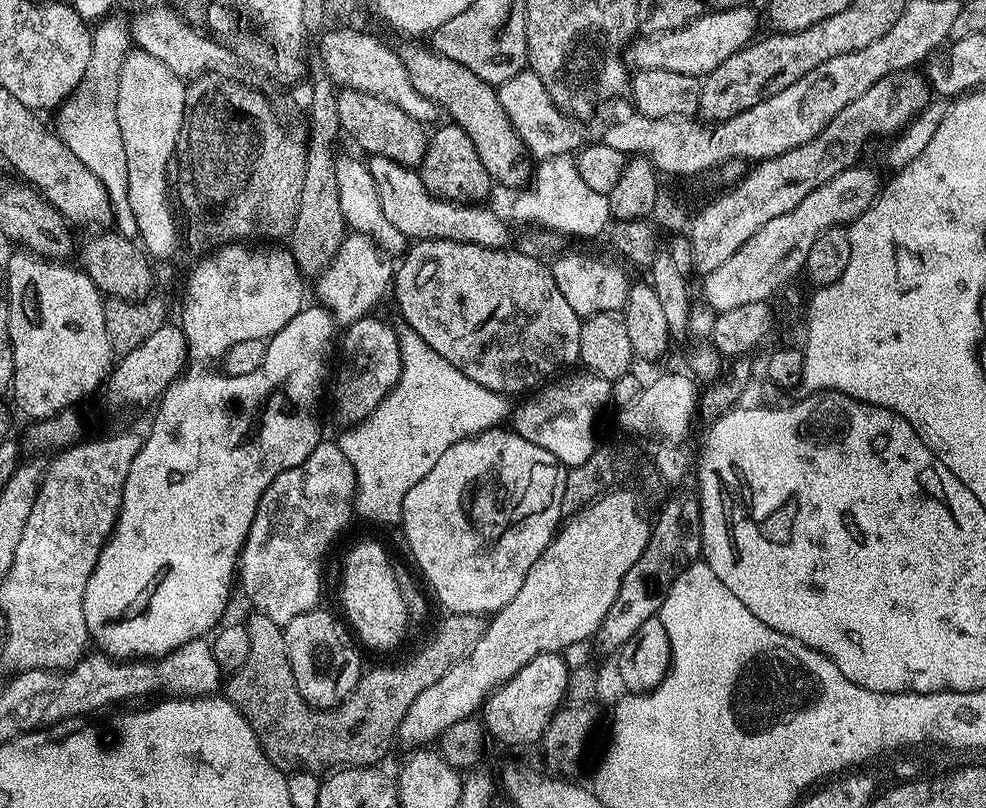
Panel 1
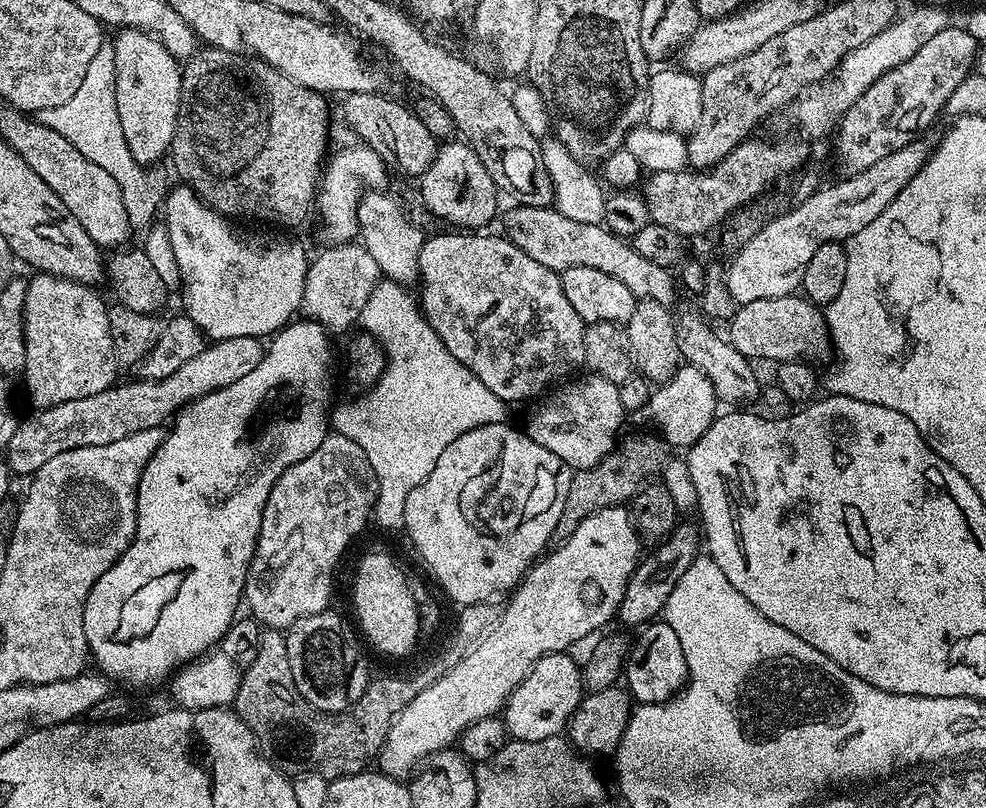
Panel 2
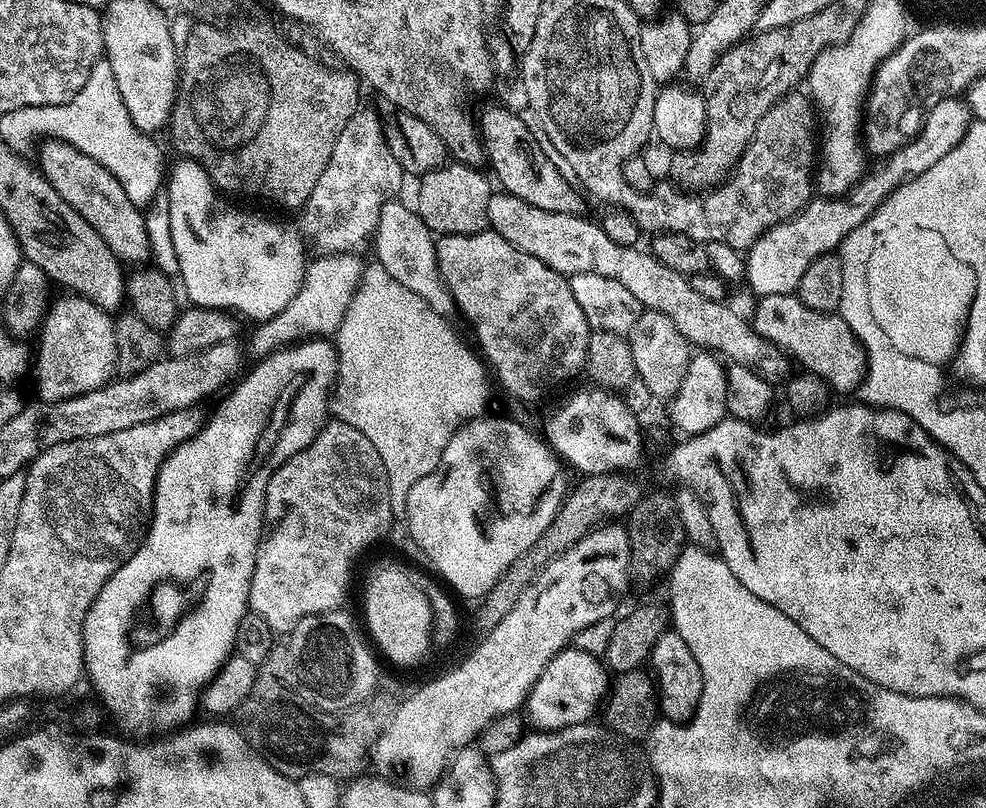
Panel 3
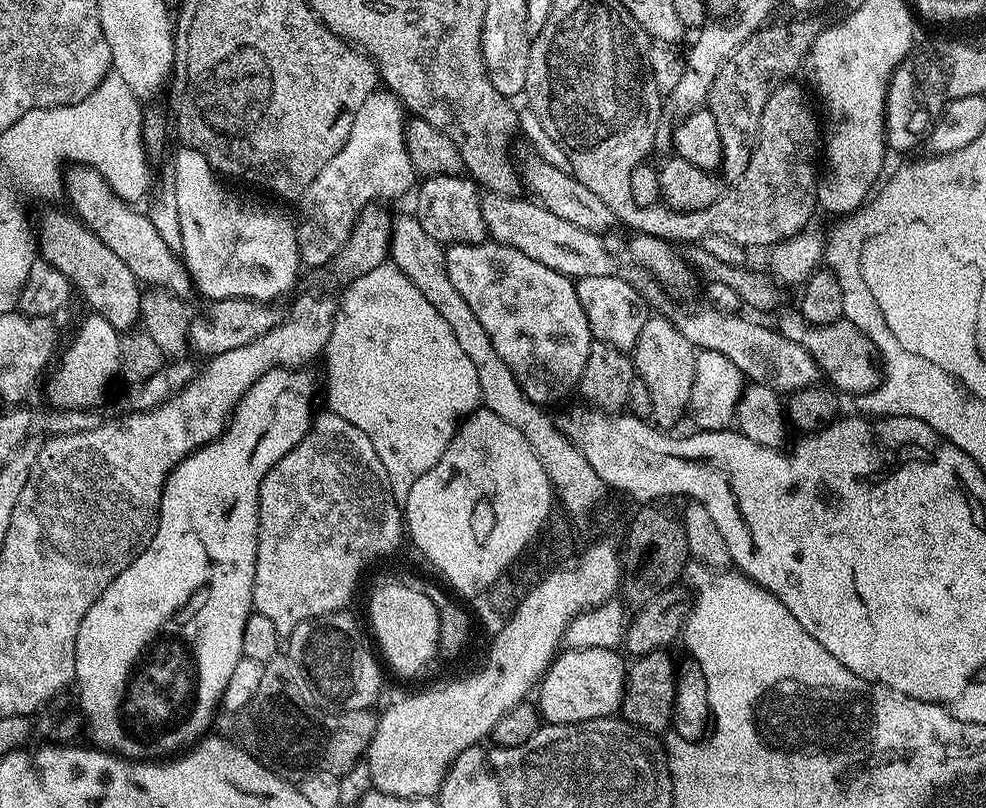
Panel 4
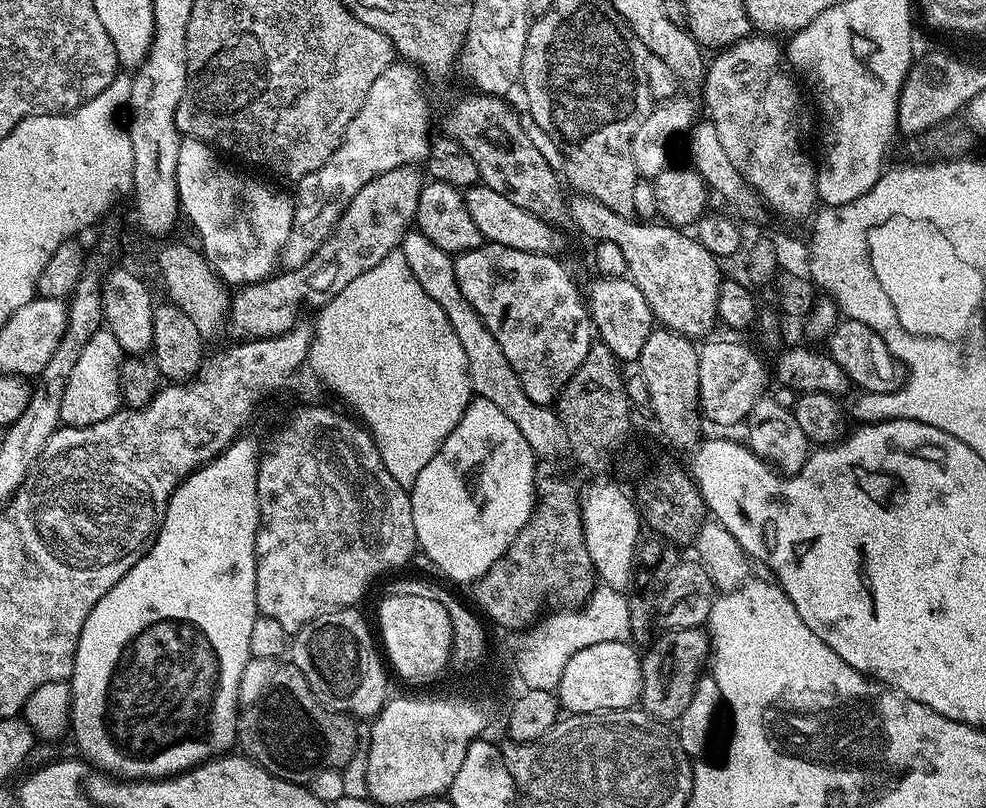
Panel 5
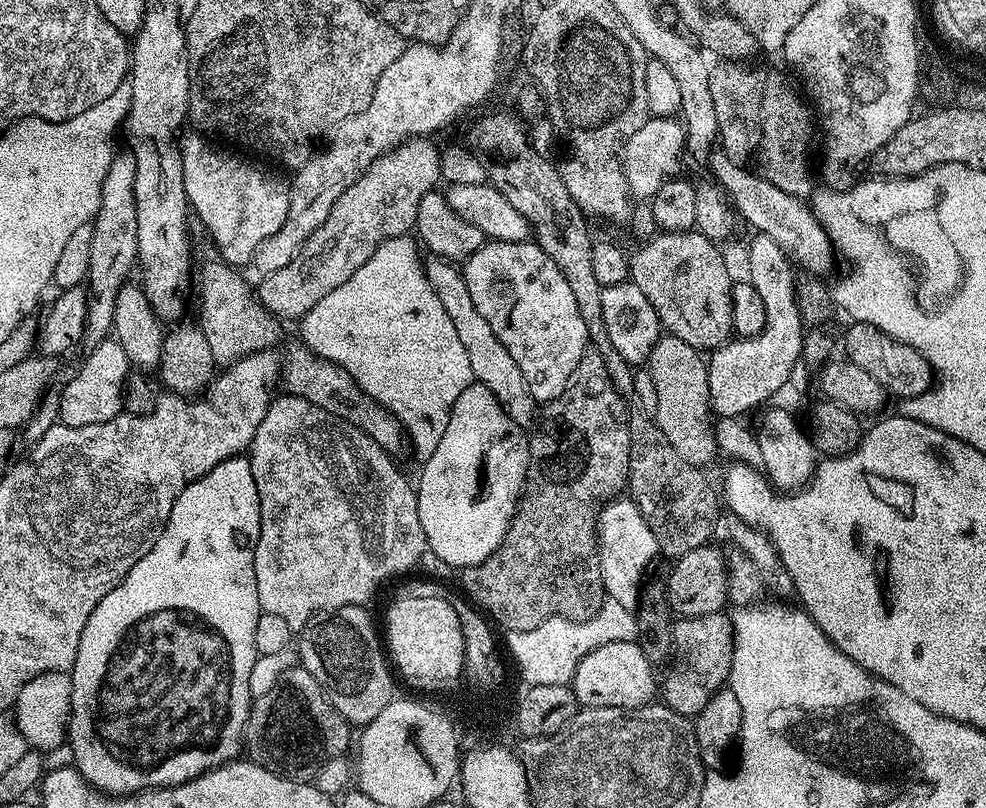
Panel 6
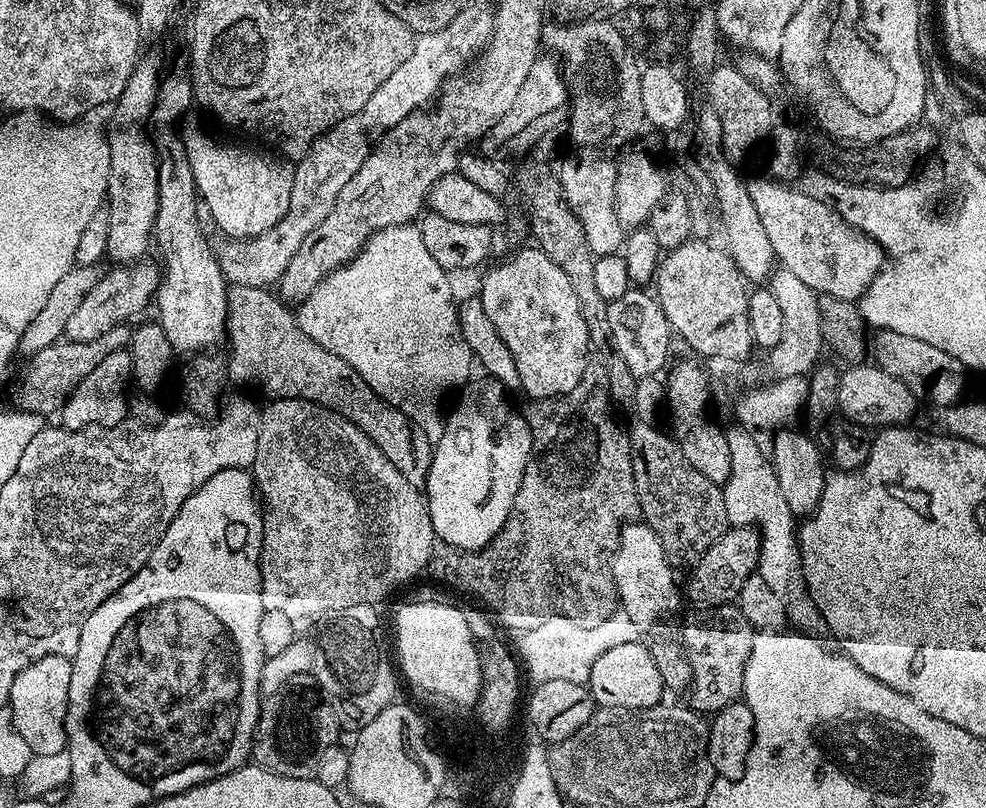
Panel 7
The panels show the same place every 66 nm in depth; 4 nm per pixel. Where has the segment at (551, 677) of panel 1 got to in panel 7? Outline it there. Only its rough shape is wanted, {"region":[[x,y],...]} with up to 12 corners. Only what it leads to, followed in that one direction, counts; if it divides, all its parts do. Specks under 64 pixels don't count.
{"region":[[631,638],[594,662],[602,708],[638,712],[665,699],[651,647]]}

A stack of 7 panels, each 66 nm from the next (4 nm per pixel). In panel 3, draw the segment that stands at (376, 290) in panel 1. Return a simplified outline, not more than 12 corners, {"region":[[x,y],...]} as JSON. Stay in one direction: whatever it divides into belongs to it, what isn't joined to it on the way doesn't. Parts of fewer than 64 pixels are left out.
{"region":[[355,251],[319,256],[274,318],[252,332],[263,358],[330,338],[364,275]]}

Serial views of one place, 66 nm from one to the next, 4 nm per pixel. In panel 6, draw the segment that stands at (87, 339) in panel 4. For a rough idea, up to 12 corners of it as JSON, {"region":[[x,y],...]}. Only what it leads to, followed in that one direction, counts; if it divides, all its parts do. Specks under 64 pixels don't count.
{"region":[[114,338],[95,345],[60,392],[59,423],[124,412],[130,375]]}

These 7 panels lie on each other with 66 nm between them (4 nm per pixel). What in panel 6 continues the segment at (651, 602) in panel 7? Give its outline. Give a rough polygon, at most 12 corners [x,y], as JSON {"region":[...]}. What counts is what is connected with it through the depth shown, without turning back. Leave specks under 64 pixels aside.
{"region":[[632,499],[597,516],[605,595],[640,604],[644,571],[660,551]]}

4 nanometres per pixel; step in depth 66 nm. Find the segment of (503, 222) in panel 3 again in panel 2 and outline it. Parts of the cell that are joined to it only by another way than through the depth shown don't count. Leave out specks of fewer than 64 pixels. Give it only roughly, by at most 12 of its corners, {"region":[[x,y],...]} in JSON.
{"region":[[512,206],[503,235],[557,274],[594,266],[671,305],[673,273],[603,223]]}

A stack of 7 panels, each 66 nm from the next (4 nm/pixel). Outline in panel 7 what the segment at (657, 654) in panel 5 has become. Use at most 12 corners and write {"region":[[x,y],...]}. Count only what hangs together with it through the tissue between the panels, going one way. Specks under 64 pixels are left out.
{"region":[[735,603],[684,624],[690,706],[721,712],[744,691],[754,639]]}

